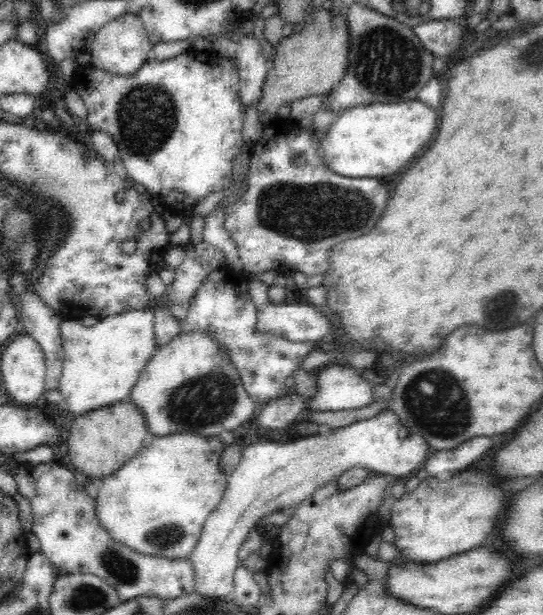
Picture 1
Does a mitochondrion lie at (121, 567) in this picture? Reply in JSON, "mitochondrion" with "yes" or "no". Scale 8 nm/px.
{"mitochondrion":"yes"}

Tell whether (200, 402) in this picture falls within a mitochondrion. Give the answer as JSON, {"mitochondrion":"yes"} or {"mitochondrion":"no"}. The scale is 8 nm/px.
{"mitochondrion":"yes"}

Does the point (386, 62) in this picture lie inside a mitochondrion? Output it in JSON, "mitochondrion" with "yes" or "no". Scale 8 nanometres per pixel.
{"mitochondrion":"yes"}

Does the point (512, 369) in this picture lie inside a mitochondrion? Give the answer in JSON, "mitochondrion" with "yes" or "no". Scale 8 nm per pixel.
{"mitochondrion":"no"}

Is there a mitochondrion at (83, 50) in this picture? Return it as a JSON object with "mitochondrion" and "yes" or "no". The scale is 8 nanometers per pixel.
{"mitochondrion":"no"}

